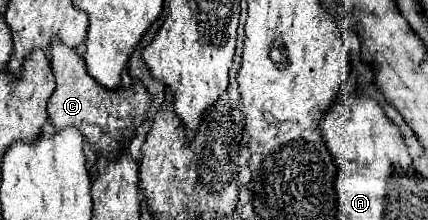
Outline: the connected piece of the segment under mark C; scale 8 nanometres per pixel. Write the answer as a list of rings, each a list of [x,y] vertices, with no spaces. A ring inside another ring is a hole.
[[[56,41],[50,47],[50,67],[52,67],[52,75],[56,79],[56,89],[48,101],[48,115],[50,115],[52,125],[56,129],[78,127],[84,141],[94,149],[94,153],[104,155],[106,159],[118,159],[120,153],[128,147],[128,143],[136,137],[138,127],[144,123],[144,117],[152,103],[152,97],[148,95],[148,91],[136,79],[132,79],[130,87],[118,87],[116,91],[104,89],[86,73],[86,65],[84,65],[84,59],[80,57],[80,53],[76,49],[66,49],[66,45],[60,45]]]

